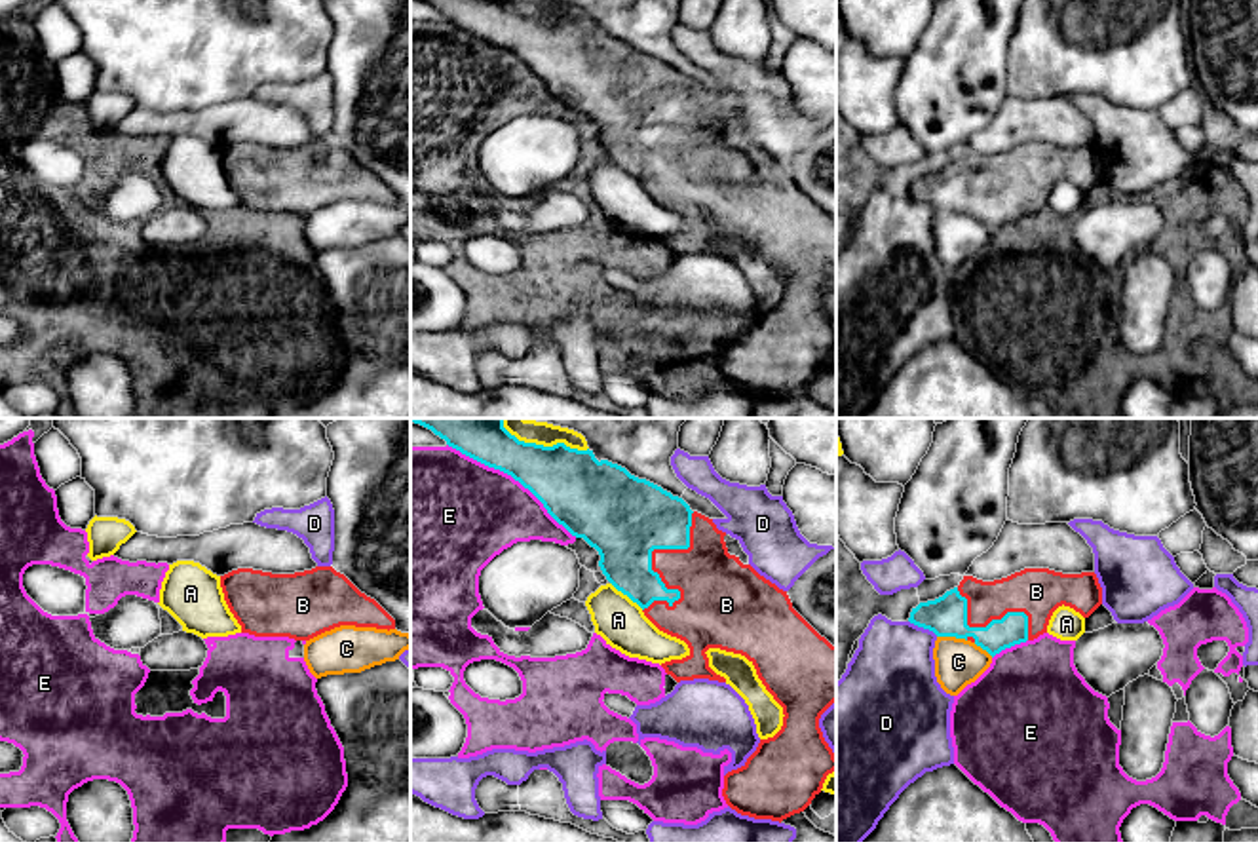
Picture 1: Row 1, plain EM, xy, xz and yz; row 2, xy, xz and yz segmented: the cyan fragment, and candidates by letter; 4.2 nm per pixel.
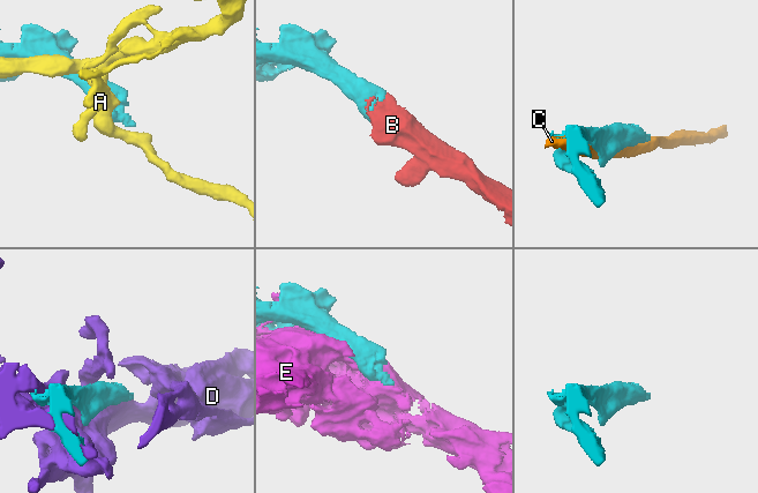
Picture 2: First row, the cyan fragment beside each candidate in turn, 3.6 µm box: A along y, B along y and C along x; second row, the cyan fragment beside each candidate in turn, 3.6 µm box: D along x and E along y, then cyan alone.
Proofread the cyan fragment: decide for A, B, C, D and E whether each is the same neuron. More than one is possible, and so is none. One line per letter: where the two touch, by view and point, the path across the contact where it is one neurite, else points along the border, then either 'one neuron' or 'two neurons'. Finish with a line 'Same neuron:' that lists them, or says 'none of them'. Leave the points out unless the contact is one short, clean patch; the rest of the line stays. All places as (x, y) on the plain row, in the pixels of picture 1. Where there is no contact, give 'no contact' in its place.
A: meets cyan in xz at (628, 170); two neurons
B: meets cyan in xz at (650, 135); one neuron
C: meets cyan in yz at (953, 210); two neurons
D: meets cyan in yz at (924, 202); two neurons
E: meets cyan in xz at (514, 52); two neurons
Same neuron: B

